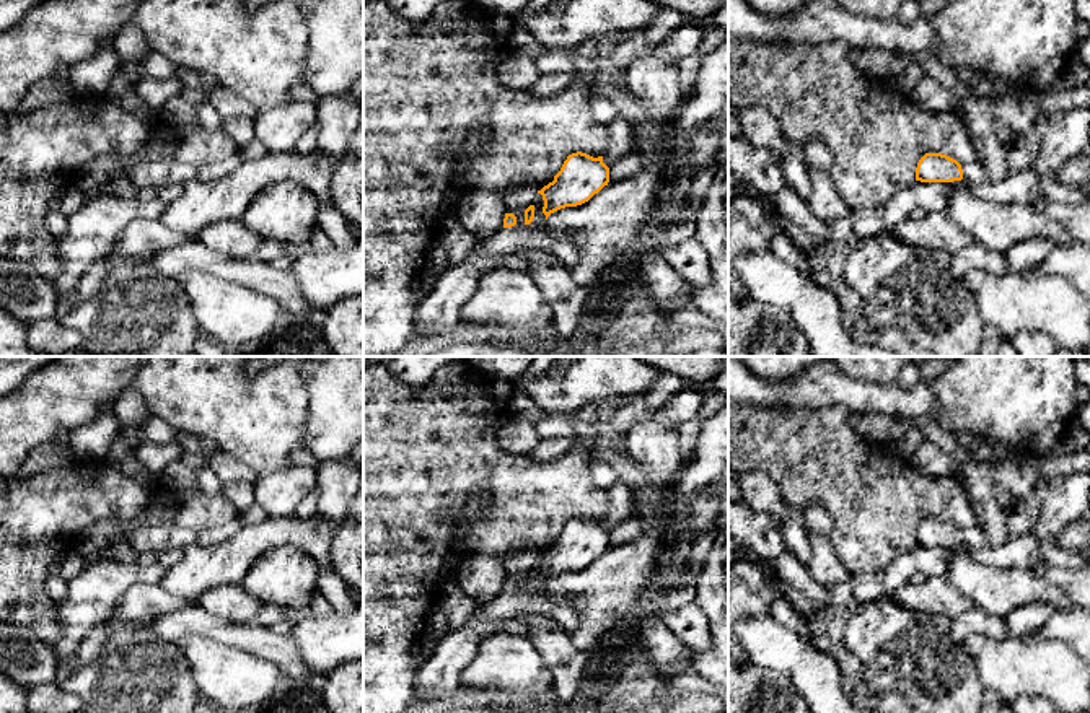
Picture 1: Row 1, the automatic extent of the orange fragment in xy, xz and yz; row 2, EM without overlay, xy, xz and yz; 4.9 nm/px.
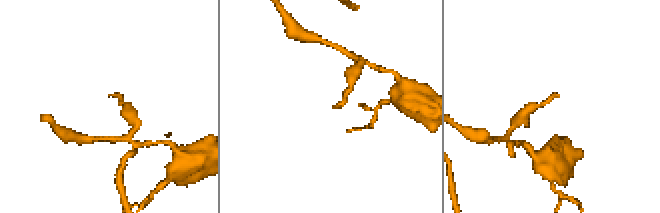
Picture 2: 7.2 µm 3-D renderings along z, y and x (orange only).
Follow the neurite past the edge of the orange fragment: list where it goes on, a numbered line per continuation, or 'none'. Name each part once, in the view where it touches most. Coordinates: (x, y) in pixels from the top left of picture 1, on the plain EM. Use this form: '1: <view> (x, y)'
1: yz (973, 538)

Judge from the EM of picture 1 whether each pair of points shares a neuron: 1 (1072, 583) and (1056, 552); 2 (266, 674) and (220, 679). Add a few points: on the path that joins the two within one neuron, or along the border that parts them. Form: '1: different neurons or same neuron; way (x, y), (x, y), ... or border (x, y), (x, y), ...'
1: different neurons; border (1072, 568), (1048, 568), (1041, 575)
2: same neuron; way (254, 679), (232, 679)

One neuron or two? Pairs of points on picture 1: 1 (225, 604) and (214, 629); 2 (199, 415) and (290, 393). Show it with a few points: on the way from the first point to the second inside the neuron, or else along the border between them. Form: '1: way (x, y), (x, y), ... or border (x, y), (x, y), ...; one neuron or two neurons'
1: border (196, 603), (214, 616), (235, 624), (256, 622); two neurons
2: way (222, 411), (268, 411); one neuron

